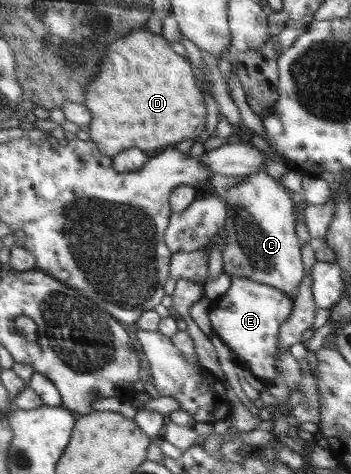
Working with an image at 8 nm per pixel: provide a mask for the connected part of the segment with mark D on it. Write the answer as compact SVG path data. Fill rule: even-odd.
M140 28L130 30L128 34L117 38L106 47L100 72L90 80L84 93L84 105L92 114L88 125L91 141L106 158L132 147L143 151L154 151L162 146L169 148L183 140L195 138L205 131L206 105L196 84L191 64L184 56L174 52L168 43L161 35Z

